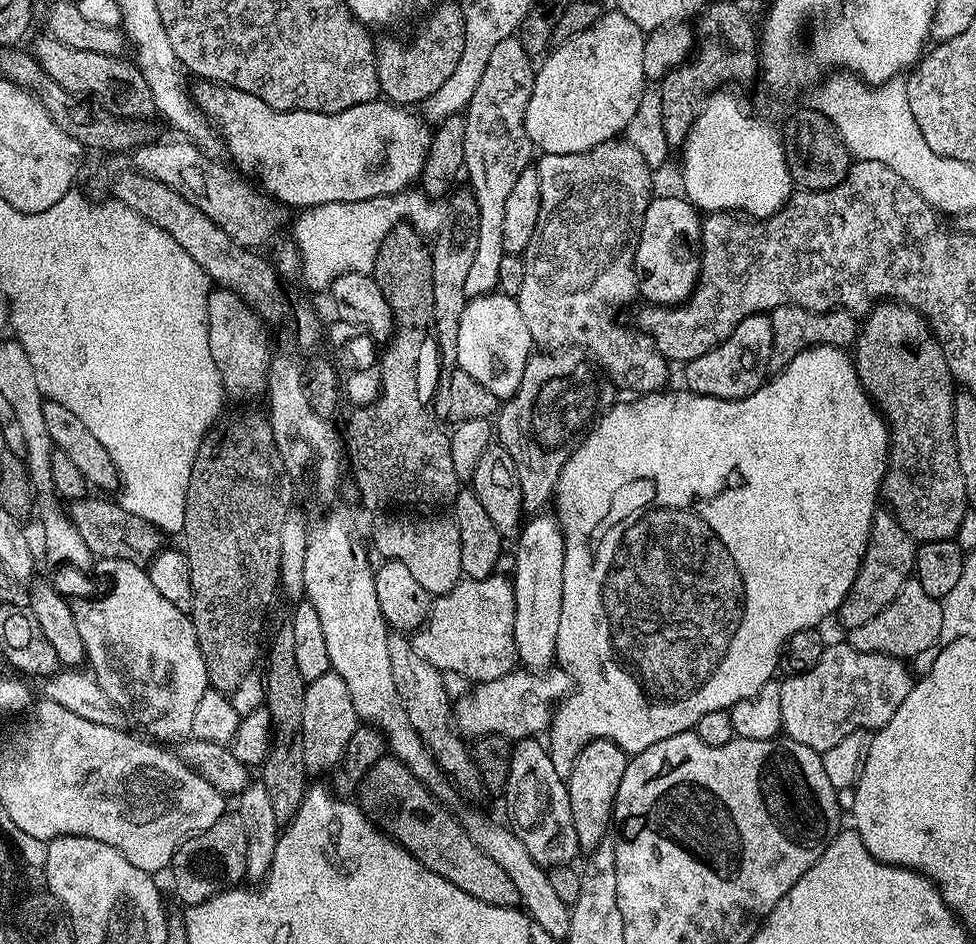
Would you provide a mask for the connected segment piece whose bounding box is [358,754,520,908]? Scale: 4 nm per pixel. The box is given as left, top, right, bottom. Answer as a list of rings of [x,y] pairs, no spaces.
[[[385,754],[380,757],[378,762],[374,762],[374,766],[370,766],[370,770],[366,770],[366,778],[362,778],[358,789],[359,796],[358,807],[360,811],[381,832],[388,833],[411,856],[418,858],[418,862],[422,862],[422,866],[426,866],[426,870],[446,878],[446,882],[454,882],[454,886],[458,886],[458,890],[466,890],[466,894],[486,902],[490,906],[514,908],[520,904],[518,890],[515,888],[514,882],[510,882],[509,876],[506,875],[506,870],[502,870],[502,866],[498,866],[498,862],[494,862],[494,858],[486,858],[486,854],[482,854],[482,850],[478,850],[478,846],[474,846],[472,839],[465,834],[461,821],[457,817],[455,820],[440,805],[443,803],[433,796],[425,784],[402,761],[396,759],[395,756]]]

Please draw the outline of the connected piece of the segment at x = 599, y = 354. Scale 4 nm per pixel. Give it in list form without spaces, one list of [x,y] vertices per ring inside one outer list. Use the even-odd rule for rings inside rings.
[[[617,138],[578,154],[543,153],[534,167],[540,187],[538,223],[520,258],[522,278],[516,290],[519,309],[533,345],[544,350],[582,348],[595,359],[617,389],[639,395],[661,391],[667,385],[669,361],[657,352],[651,339],[631,338],[613,318],[614,313],[638,294],[634,258],[648,202],[654,196],[653,173],[647,162],[628,141]]]

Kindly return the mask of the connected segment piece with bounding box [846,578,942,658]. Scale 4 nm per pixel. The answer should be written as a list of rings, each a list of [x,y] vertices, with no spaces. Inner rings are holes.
[[[913,578],[906,582],[906,586],[902,586],[898,598],[894,598],[894,602],[890,602],[882,614],[874,614],[870,622],[851,629],[847,633],[846,643],[859,652],[881,652],[883,656],[913,658],[922,650],[940,644],[941,634],[940,601],[930,598],[930,594],[926,594],[926,590],[922,590],[919,582]]]

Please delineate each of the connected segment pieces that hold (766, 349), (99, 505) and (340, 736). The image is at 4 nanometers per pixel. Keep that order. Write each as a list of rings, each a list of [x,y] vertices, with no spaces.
[[[771,315],[748,316],[718,346],[714,346],[702,358],[694,358],[683,365],[683,387],[703,396],[723,400],[741,400],[754,394],[770,376],[770,358],[774,344]]]
[[[85,498],[71,501],[70,519],[73,526],[82,534],[82,540],[92,552],[93,557],[102,560],[134,560],[137,562],[151,561],[161,551],[161,533],[147,524],[138,514],[130,514],[115,499],[92,500]]]
[[[327,672],[322,674],[322,678],[309,681],[304,694],[301,728],[307,771],[314,773],[335,769],[344,756],[346,743],[350,742],[351,735],[359,726],[357,710],[346,682],[342,682],[336,672]]]

